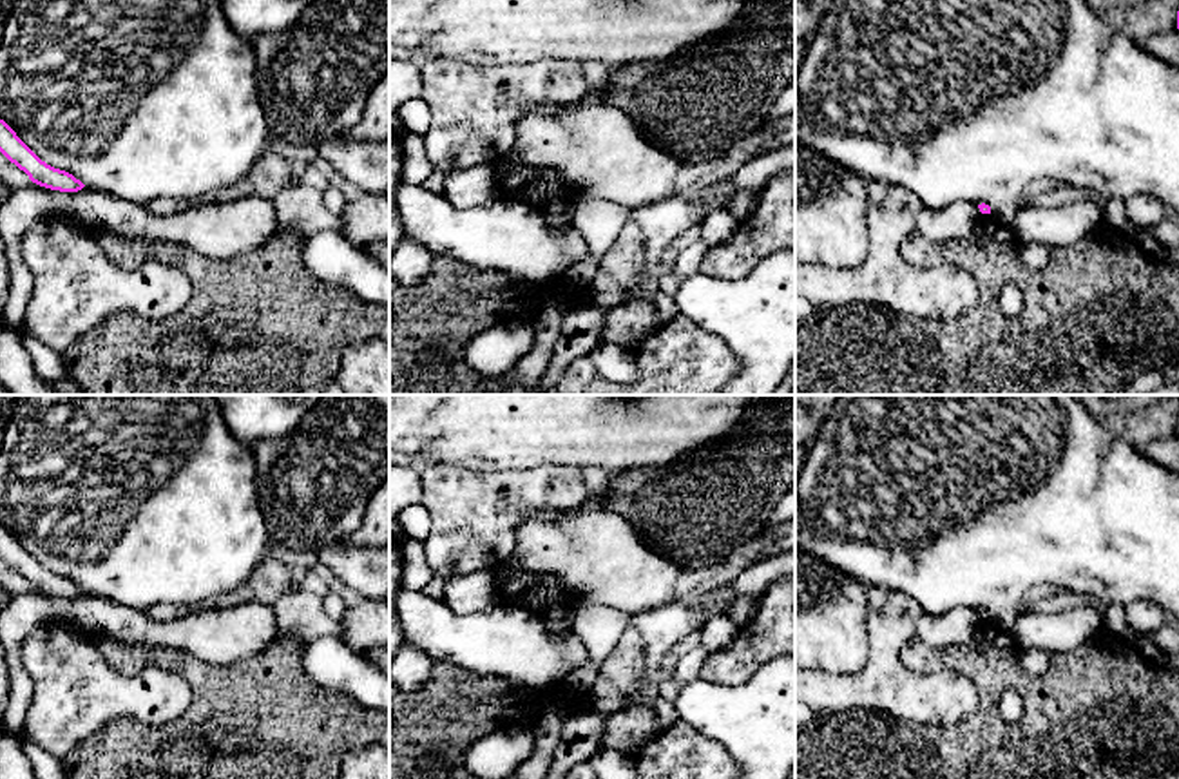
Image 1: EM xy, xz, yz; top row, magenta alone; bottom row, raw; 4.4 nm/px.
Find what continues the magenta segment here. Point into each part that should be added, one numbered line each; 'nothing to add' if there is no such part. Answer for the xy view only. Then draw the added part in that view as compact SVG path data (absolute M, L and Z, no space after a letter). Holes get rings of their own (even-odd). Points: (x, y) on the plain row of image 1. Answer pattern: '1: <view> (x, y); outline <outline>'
nothing to add

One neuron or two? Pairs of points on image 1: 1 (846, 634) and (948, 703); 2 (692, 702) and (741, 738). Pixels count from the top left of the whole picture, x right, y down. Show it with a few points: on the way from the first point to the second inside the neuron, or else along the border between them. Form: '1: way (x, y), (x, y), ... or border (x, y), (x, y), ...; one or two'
1: border (870, 609), (868, 662), (857, 671), (833, 674); two
2: way (705, 705), (728, 725); one

